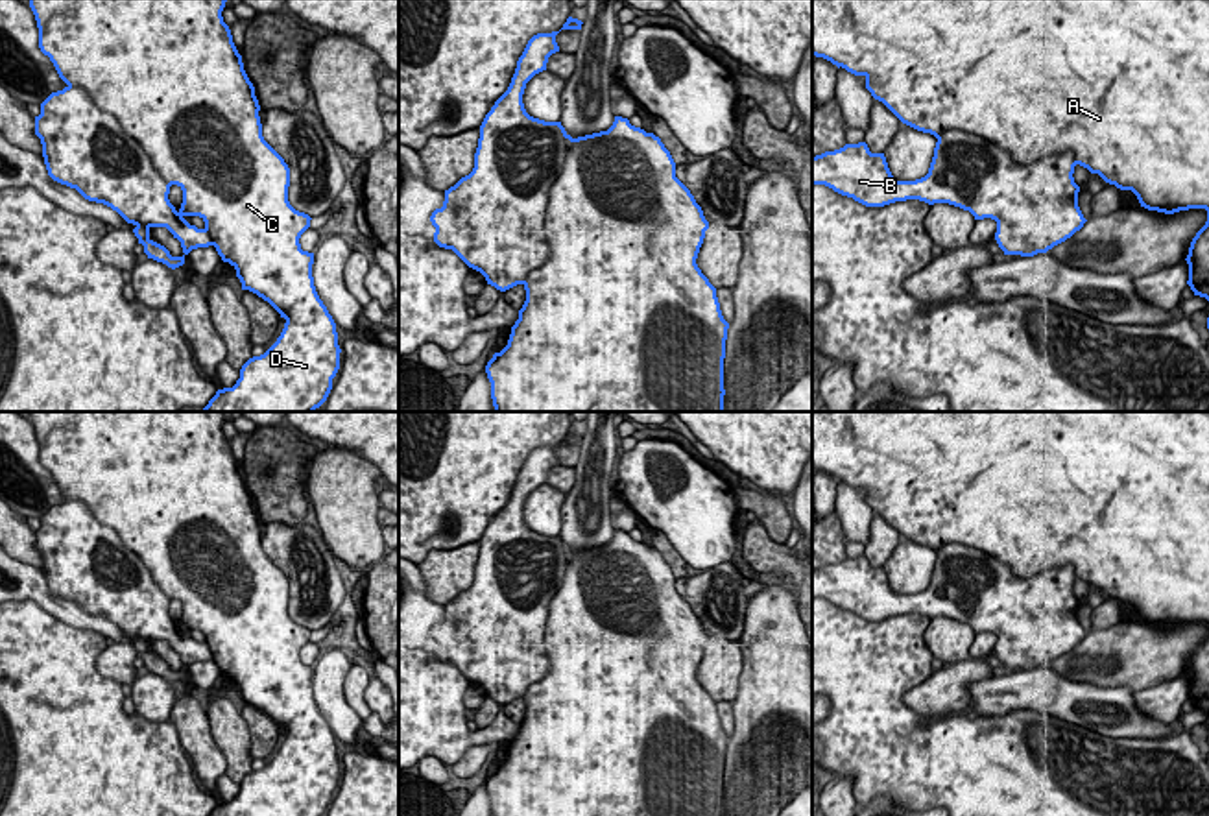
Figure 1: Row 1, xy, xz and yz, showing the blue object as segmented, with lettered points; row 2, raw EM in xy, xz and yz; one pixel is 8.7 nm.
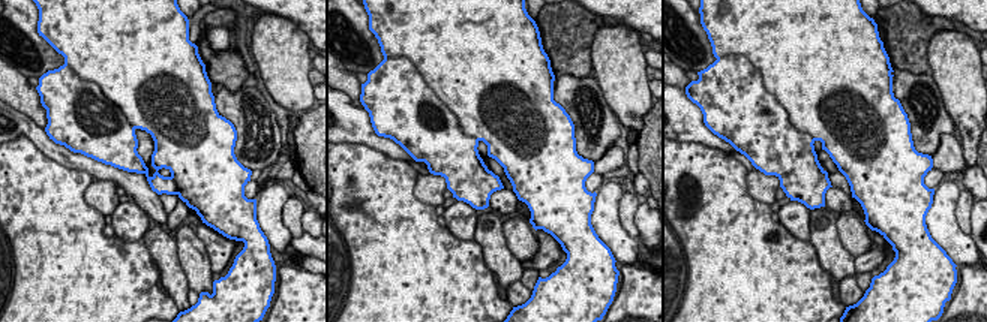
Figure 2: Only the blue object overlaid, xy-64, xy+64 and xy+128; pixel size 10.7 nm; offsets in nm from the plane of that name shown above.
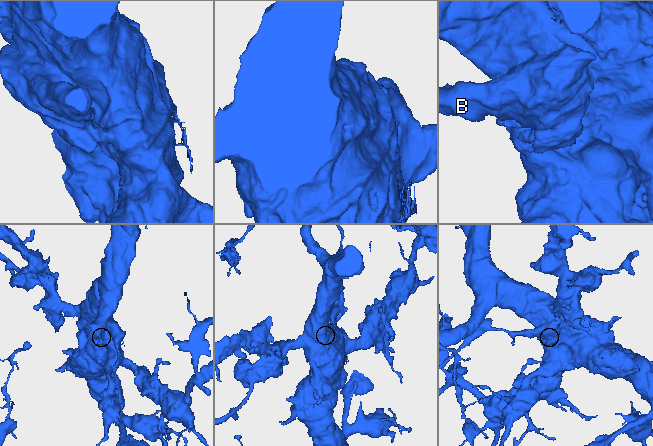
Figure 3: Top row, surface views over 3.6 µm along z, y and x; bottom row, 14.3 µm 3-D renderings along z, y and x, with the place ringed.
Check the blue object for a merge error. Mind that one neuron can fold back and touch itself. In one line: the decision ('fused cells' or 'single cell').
fused cells

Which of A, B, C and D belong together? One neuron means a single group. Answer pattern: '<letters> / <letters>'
A C D / B

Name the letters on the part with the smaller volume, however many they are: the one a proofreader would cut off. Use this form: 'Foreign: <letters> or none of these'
Foreign: B

